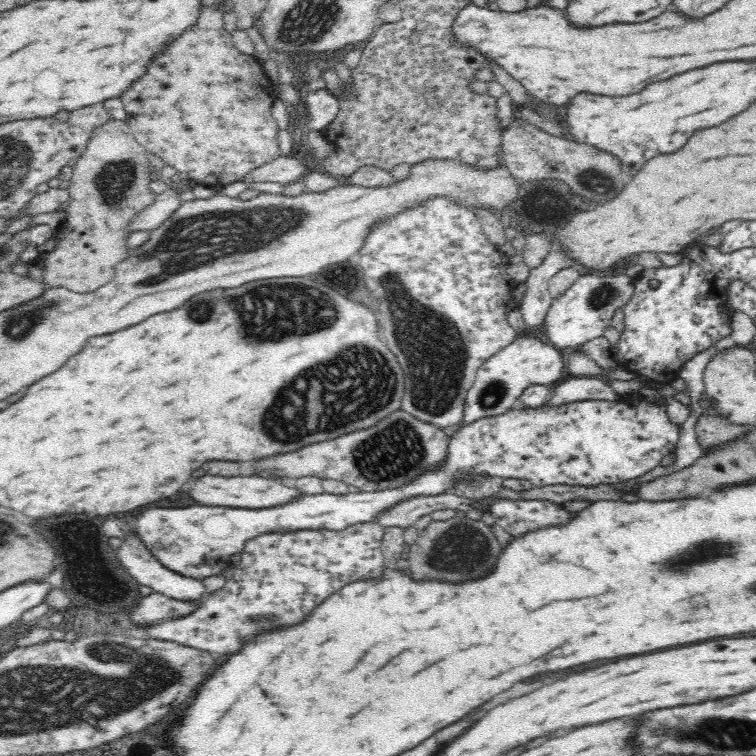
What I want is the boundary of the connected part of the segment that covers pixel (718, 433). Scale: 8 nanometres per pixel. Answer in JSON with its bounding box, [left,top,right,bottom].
[695,410,748,452]

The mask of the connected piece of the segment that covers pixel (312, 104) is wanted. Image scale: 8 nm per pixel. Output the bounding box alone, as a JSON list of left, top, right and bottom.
[302,89,340,130]

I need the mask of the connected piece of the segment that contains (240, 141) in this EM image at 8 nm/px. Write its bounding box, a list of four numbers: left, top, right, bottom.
[121,9,280,190]

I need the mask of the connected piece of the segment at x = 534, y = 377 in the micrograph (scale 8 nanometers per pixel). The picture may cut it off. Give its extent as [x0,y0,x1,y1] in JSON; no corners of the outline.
[459,337,562,426]

